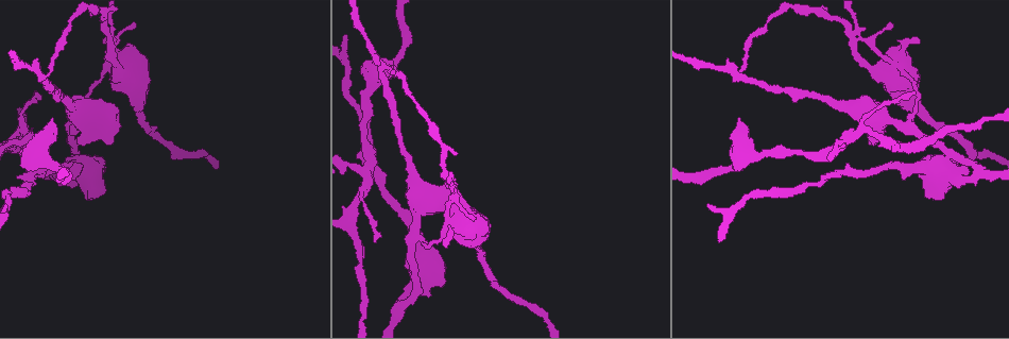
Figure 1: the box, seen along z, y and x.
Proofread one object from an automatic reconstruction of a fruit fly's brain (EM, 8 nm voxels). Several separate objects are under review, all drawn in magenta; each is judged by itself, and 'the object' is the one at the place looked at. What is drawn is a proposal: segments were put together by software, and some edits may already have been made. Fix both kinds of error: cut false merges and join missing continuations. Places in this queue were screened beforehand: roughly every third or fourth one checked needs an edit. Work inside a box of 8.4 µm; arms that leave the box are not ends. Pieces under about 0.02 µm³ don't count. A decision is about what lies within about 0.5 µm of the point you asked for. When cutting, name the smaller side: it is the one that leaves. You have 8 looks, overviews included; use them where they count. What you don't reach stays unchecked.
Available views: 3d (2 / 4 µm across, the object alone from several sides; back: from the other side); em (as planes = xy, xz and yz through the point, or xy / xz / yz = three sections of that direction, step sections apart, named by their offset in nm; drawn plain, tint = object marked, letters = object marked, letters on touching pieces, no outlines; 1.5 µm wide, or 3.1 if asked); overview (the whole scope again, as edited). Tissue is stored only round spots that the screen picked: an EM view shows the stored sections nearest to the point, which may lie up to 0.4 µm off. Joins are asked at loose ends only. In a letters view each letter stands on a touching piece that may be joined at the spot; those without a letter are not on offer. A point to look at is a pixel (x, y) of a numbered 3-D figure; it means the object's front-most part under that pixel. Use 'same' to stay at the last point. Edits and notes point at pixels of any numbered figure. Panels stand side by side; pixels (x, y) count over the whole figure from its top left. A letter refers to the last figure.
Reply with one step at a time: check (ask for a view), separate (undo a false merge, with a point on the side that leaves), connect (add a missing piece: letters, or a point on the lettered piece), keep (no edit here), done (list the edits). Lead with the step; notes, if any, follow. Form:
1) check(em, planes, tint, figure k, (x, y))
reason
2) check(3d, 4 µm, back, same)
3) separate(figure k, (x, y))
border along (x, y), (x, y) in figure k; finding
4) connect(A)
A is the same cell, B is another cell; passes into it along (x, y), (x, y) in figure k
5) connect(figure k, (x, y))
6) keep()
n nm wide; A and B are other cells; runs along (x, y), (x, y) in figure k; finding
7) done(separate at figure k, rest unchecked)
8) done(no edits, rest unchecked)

check(em, xy, step 4, tint, figure 1, (51, 69))
touches itself

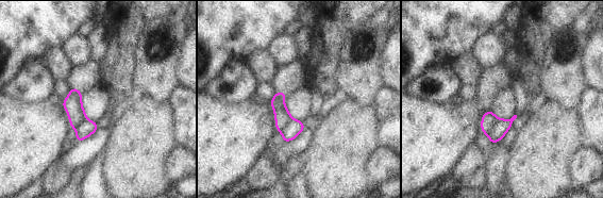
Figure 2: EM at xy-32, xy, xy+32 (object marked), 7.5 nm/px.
check(em, xy, step 4, letters, same)
what lies round it

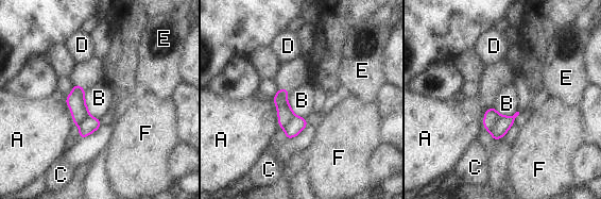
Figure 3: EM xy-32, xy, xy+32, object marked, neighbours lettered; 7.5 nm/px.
separate(figure 3, (502, 126))
A, B, C, D, E and F are other cells; border along (501, 116), (490, 131) in figure 3; two neurons meet here

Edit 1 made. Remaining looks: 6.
check(overview)
see it whole again

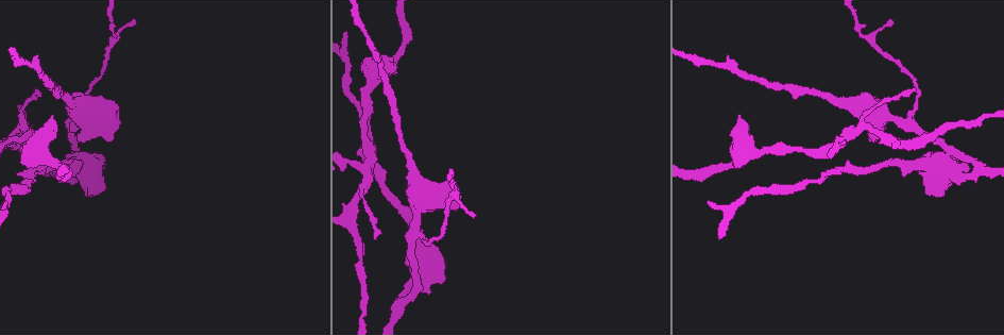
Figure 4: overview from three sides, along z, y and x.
check(em, yz, step 4, letters, figure 4, (34, 88))
thin end

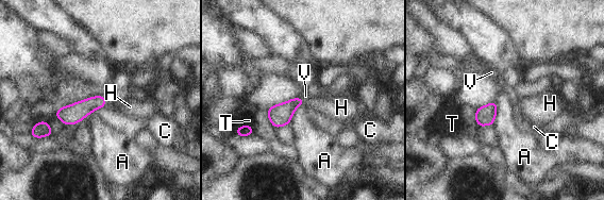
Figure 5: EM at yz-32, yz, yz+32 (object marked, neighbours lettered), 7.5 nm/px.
connect(H)
H is the same cell, A, C, T and V are other cells; the neuron continues

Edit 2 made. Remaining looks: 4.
done(separate at figure 3, connect at figure 5, rest unchecked)

